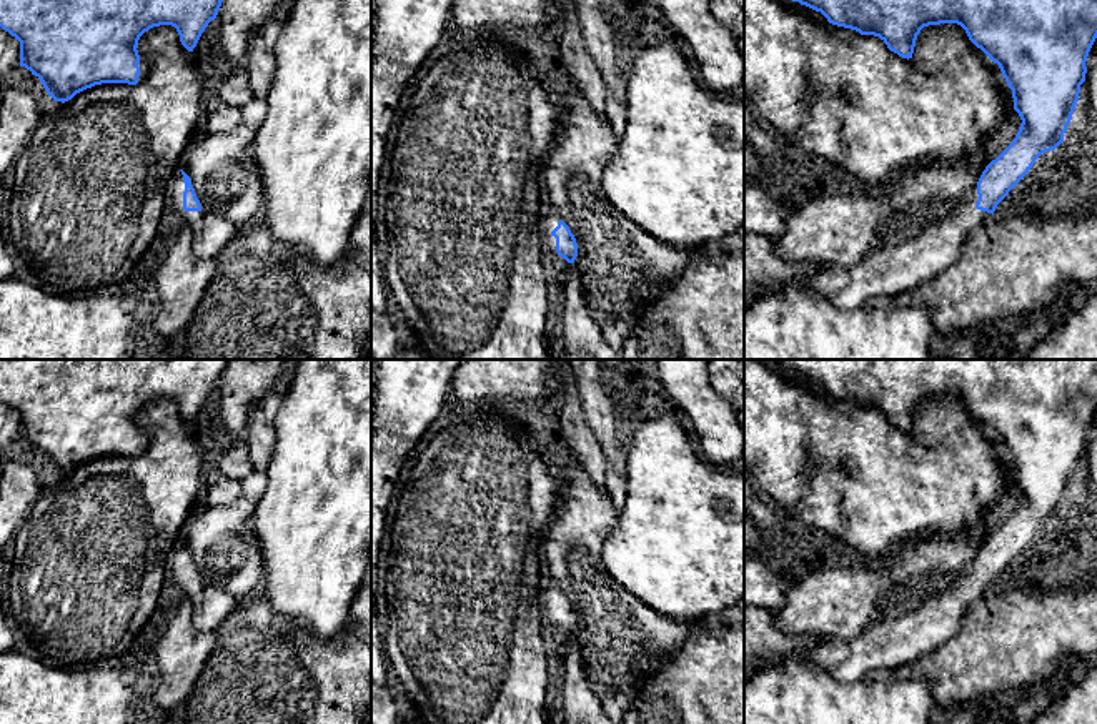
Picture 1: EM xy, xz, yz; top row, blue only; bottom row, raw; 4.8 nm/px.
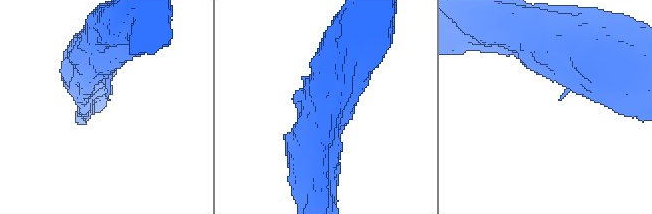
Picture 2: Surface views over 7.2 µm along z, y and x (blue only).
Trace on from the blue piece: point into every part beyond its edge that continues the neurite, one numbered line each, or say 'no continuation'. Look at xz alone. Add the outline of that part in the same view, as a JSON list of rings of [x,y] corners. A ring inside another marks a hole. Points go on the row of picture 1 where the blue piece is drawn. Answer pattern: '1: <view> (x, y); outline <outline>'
1: xz (550, 220); outline [[[546,205],[541,220],[543,246],[546,246],[553,253],[556,253],[556,238],[551,235],[551,231],[558,226],[559,220],[561,216],[551,206]]]

